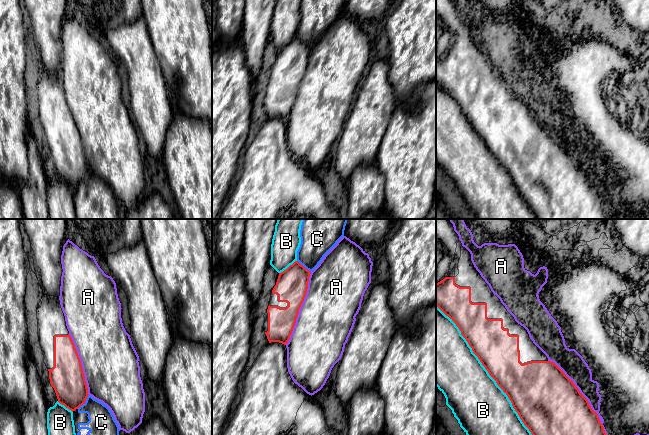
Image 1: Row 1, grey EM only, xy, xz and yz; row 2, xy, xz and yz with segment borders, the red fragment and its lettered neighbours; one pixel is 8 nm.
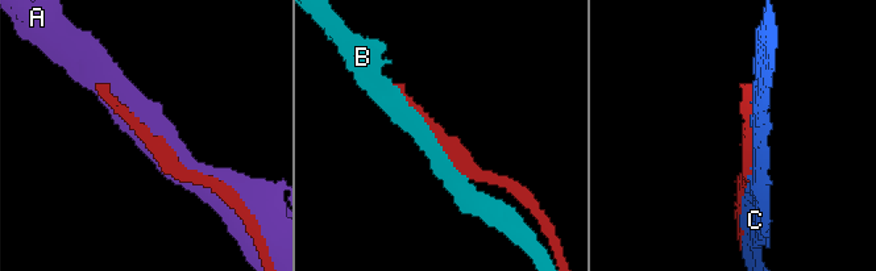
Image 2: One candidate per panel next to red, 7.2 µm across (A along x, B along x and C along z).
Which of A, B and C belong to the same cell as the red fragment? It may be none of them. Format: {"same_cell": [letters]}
{"same_cell": []}

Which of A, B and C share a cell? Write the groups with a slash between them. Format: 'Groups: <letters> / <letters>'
Groups: A / B / C

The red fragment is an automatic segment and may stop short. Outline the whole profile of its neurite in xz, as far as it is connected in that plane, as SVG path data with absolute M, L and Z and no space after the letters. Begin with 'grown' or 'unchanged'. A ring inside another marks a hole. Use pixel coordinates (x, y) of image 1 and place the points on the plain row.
grown | M298 37L279 49L264 91L263 103L269 119L288 119L307 69L310 50Z

